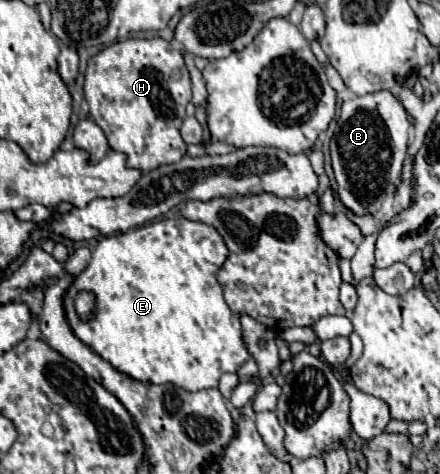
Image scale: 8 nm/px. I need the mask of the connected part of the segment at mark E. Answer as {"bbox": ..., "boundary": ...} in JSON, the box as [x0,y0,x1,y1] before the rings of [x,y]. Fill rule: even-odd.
{"bbox":[64,217,250,391],"boundary":[[[178,217],[178,219],[162,219],[162,221],[156,221],[156,223],[150,223],[150,225],[144,225],[144,227],[136,227],[136,229],[130,229],[126,233],[118,233],[118,235],[110,235],[110,237],[102,237],[96,251],[92,253],[92,261],[90,265],[74,279],[74,283],[70,285],[66,297],[64,297],[64,311],[66,311],[66,317],[68,317],[68,323],[72,327],[72,331],[76,333],[76,337],[86,343],[90,349],[96,349],[96,353],[106,359],[116,371],[140,381],[140,383],[154,383],[154,385],[164,385],[164,383],[172,383],[176,387],[182,387],[186,391],[202,391],[202,389],[210,389],[210,387],[218,387],[218,379],[220,375],[224,373],[234,373],[244,361],[250,359],[248,351],[246,351],[246,345],[242,341],[242,329],[240,329],[240,321],[236,315],[232,315],[230,307],[226,305],[224,297],[222,297],[222,287],[220,283],[216,281],[216,273],[220,271],[220,267],[224,265],[228,257],[228,247],[222,239],[222,235],[206,225],[206,223],[196,223],[196,221],[190,221],[190,219],[184,219],[184,217]],[[80,291],[90,291],[94,293],[96,297],[96,303],[94,303],[94,317],[88,319],[88,321],[82,321],[80,315],[76,313],[74,309],[74,299]]]}

